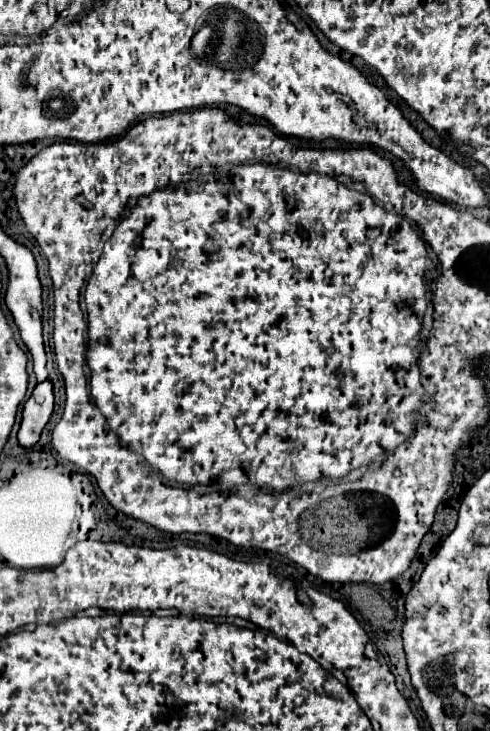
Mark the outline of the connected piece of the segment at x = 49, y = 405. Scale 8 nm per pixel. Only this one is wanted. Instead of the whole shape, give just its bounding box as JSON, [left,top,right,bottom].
[17,379,53,447]

